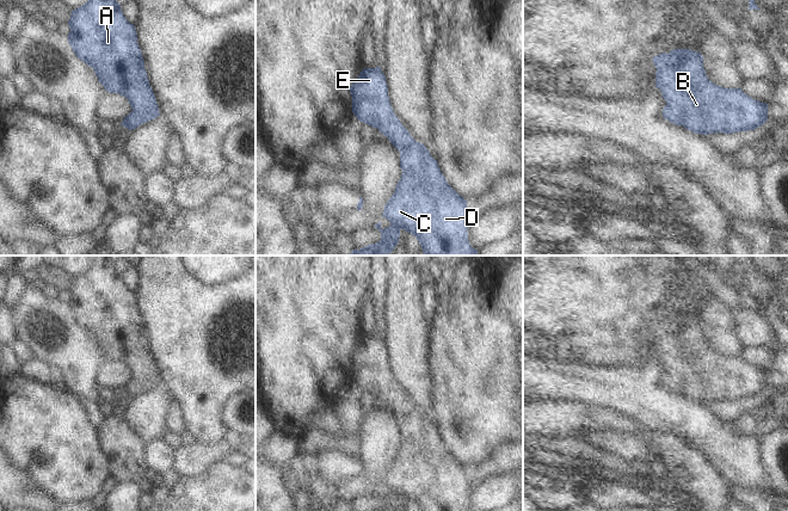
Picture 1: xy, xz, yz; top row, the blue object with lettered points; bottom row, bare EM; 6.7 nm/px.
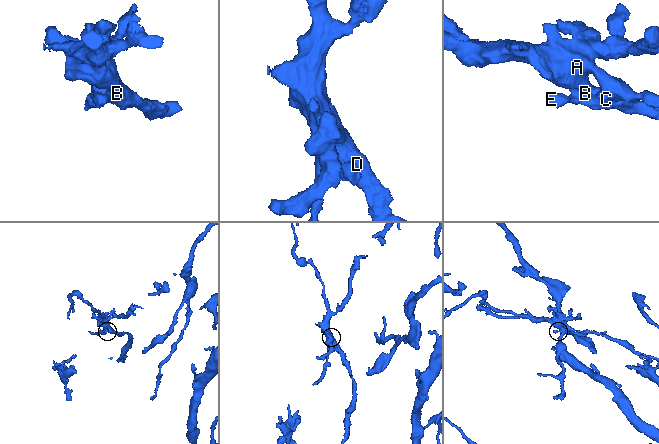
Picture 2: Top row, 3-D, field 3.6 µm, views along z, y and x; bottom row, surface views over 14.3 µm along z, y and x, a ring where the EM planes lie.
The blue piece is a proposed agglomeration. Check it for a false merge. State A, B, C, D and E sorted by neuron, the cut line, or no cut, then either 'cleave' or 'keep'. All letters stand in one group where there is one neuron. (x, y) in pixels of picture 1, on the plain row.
groups A B C D E; cut none; keep

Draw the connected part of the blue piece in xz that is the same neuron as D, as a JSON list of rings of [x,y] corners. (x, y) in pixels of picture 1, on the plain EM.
[[[364,335],[351,352],[350,361],[352,380],[357,387],[377,395],[400,419],[402,442],[382,482],[390,493],[382,497],[381,490],[375,492],[381,499],[381,507],[376,511],[398,511],[401,497],[414,503],[419,511],[469,511],[467,498],[473,484],[467,475],[467,468],[448,451],[429,417],[417,410],[395,383],[381,335]]]

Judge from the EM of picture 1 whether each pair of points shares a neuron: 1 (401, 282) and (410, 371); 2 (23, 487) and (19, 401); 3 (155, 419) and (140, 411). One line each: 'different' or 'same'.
1: same
2: different
3: same

